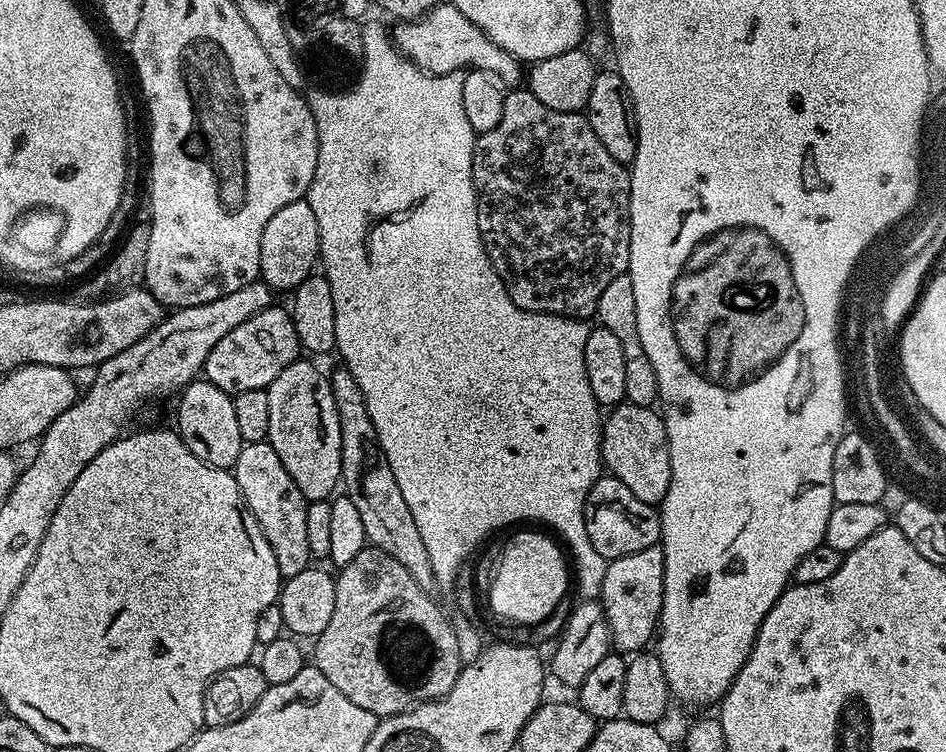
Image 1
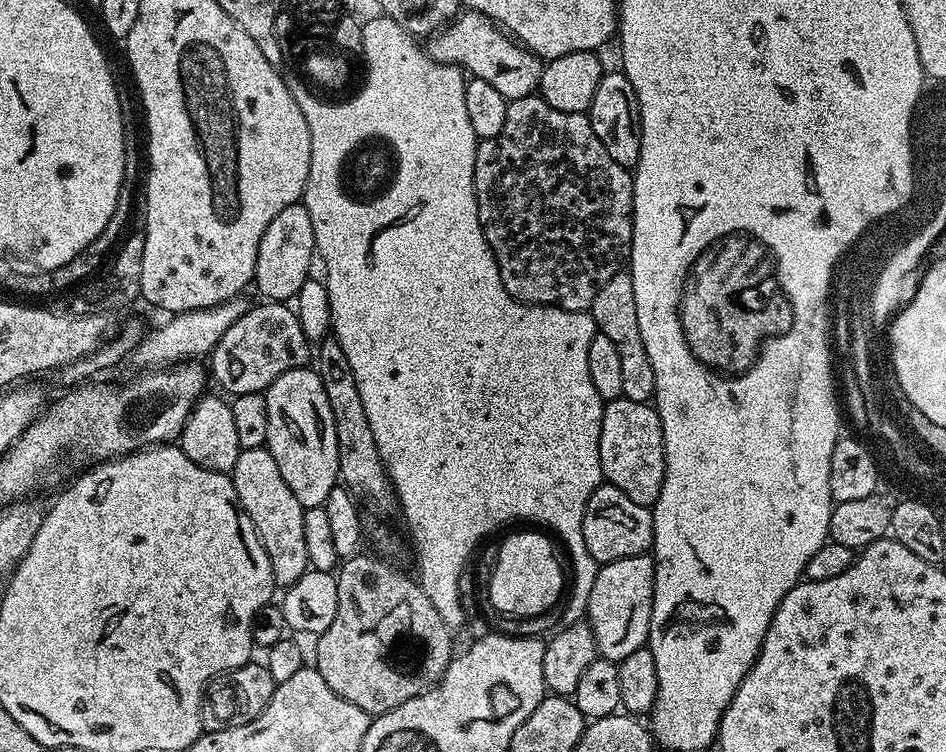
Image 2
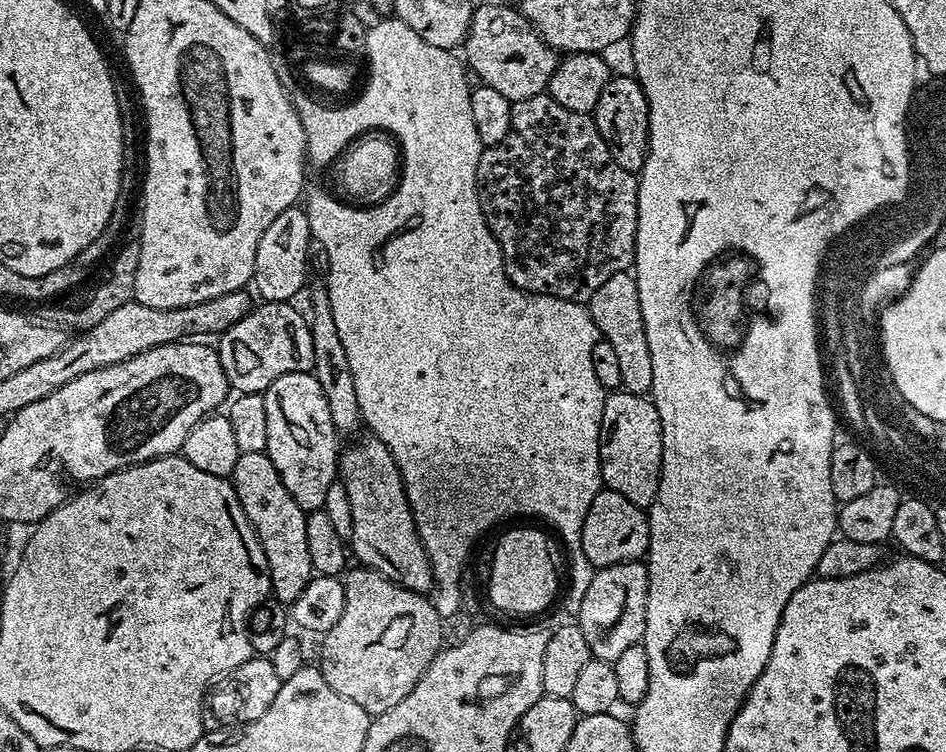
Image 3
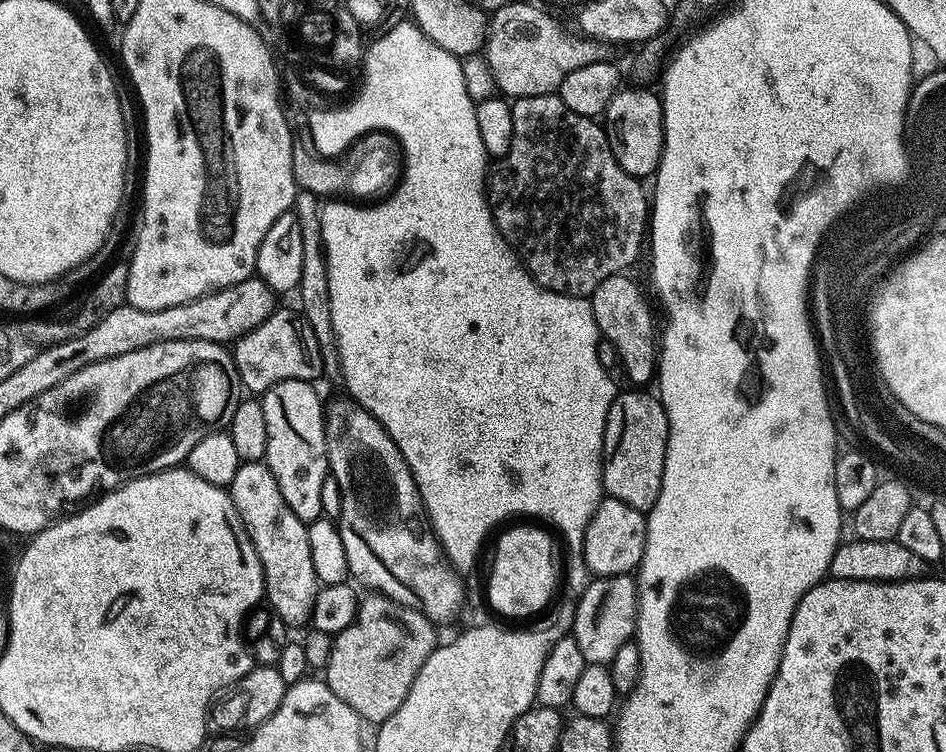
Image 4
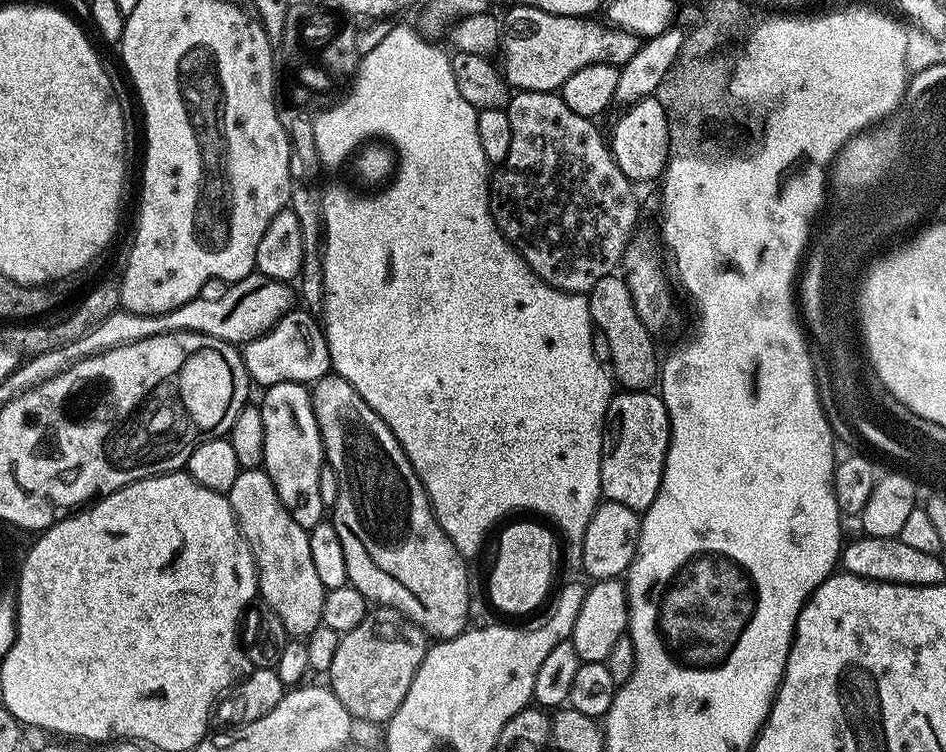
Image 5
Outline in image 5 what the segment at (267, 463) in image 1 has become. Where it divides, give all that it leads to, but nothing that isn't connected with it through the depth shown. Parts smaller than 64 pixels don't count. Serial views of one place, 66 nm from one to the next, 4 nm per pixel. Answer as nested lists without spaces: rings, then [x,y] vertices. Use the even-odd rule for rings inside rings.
[[[263,467],[240,471],[226,495],[236,515],[240,533],[246,538],[256,560],[259,599],[267,608],[274,610],[278,618],[282,618],[282,626],[286,626],[289,637],[307,638],[321,625],[321,608],[326,591],[314,570],[308,532],[298,526],[294,518],[290,518],[290,510],[282,506],[282,498],[278,498],[278,490],[274,490],[274,482],[270,482]]]

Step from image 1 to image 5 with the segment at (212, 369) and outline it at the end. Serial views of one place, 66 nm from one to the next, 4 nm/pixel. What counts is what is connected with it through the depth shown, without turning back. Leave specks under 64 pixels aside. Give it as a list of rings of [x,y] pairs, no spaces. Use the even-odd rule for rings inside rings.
[[[307,310],[287,312],[268,332],[243,345],[242,355],[249,381],[253,385],[260,384],[261,389],[279,384],[281,380],[311,386],[329,375],[332,366],[328,339],[321,323]]]

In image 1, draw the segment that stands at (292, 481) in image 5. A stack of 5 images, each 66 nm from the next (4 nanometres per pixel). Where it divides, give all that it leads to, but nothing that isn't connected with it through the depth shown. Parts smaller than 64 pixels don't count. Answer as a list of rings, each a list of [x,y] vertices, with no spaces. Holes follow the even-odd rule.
[[[298,358],[286,366],[286,370],[282,370],[282,374],[267,387],[270,430],[266,443],[278,458],[282,458],[282,466],[286,466],[286,474],[294,478],[294,486],[298,486],[305,500],[311,502],[328,500],[341,483],[342,434],[331,379],[304,359]]]

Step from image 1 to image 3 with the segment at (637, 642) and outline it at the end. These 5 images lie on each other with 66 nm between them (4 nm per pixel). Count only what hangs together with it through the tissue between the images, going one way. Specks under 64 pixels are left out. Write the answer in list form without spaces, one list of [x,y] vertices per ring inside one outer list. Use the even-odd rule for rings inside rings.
[[[631,560],[625,564],[615,564],[609,568],[597,568],[592,573],[592,581],[586,590],[586,598],[582,598],[582,606],[580,607],[580,615],[578,623],[582,630],[582,635],[586,638],[586,646],[590,646],[593,657],[597,660],[607,660],[609,662],[617,660],[626,649],[635,644],[641,643],[644,638],[644,631],[646,630],[646,598],[648,597],[648,565],[640,560]]]

